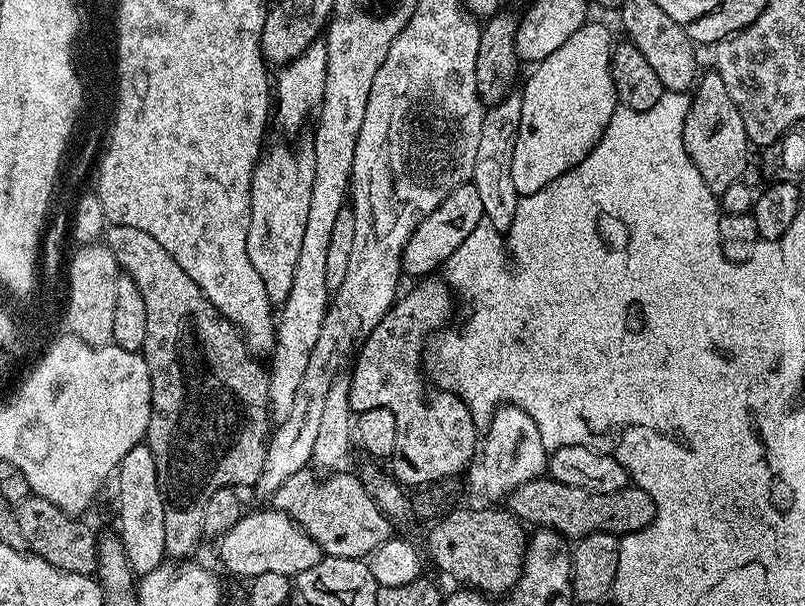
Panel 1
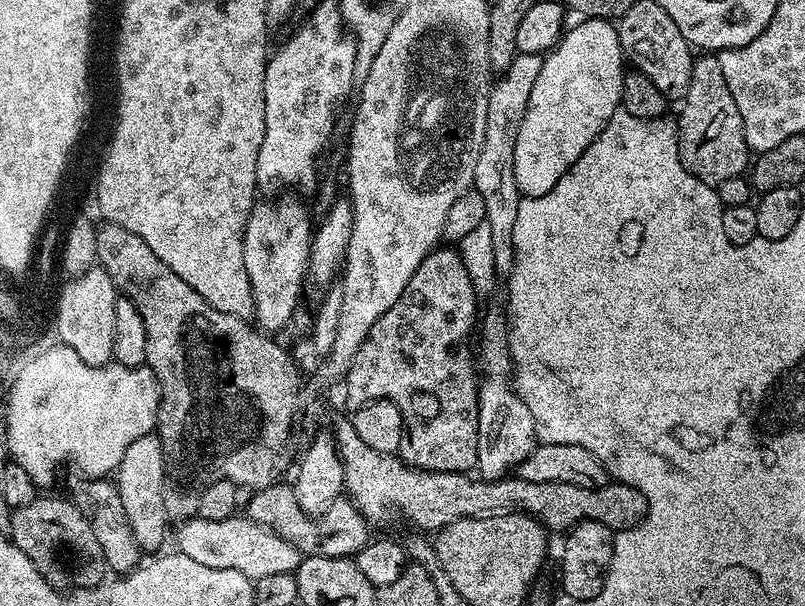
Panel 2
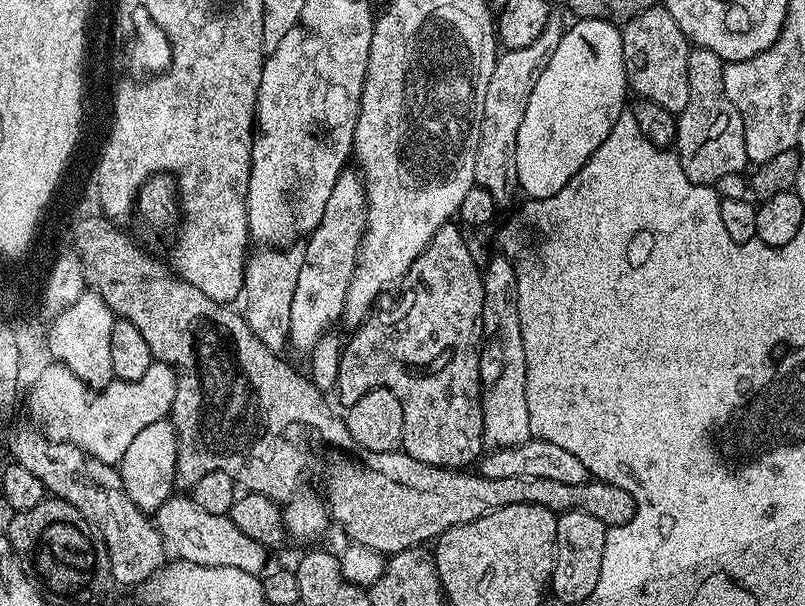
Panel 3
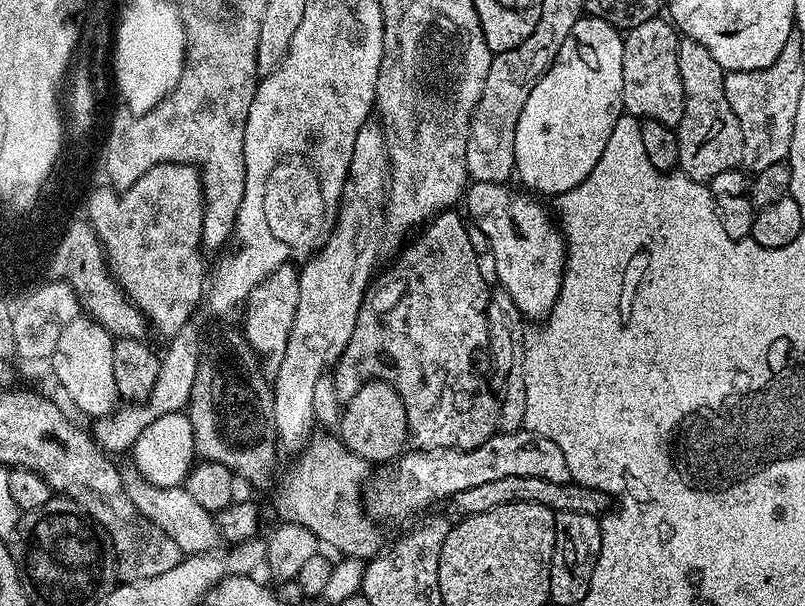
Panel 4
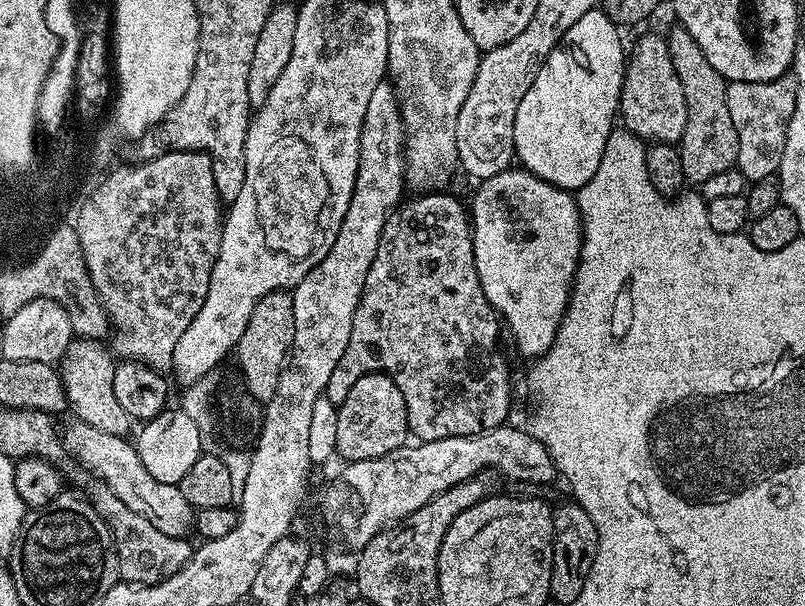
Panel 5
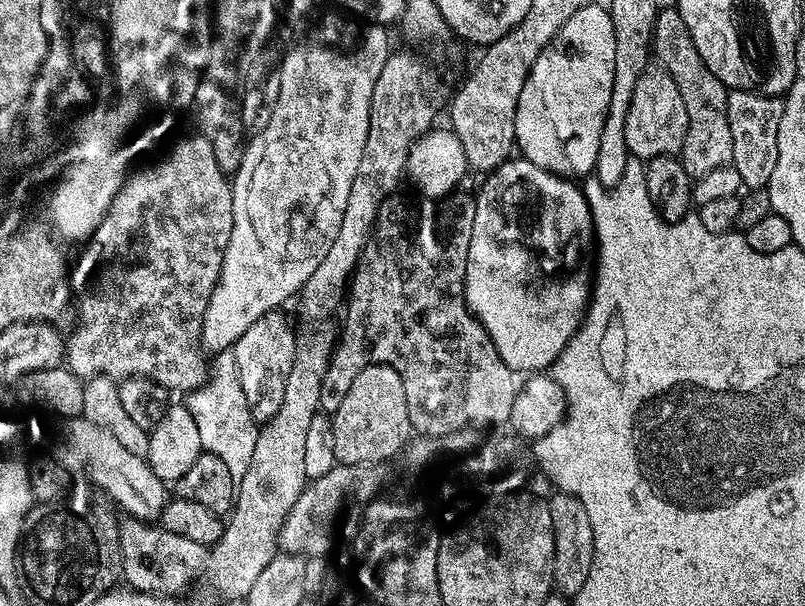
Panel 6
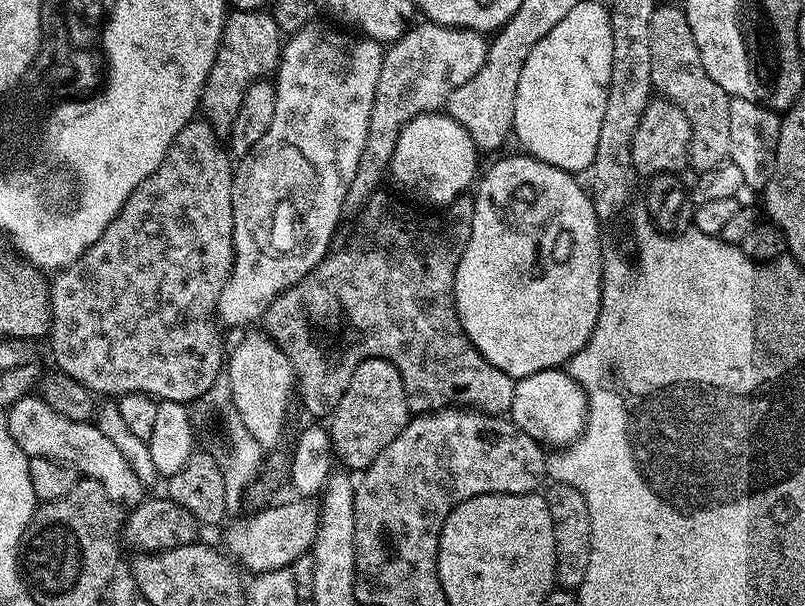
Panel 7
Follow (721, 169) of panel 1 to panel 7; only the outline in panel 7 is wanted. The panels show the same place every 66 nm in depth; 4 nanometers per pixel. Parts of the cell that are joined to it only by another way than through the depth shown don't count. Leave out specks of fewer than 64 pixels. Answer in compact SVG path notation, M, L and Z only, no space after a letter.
M657 3L654 15L650 18L650 74L652 75L652 87L661 97L670 99L684 111L686 118L690 122L690 142L688 143L688 162L693 173L702 170L710 170L713 166L718 166L718 162L727 160L730 157L730 97L726 90L722 90L722 86L718 86L718 82L714 82L714 78L710 78L710 74L706 74L706 66L702 66L702 54L698 54L698 42L694 42L694 30L690 30L690 22L686 18L683 7L679 3L664 4Z

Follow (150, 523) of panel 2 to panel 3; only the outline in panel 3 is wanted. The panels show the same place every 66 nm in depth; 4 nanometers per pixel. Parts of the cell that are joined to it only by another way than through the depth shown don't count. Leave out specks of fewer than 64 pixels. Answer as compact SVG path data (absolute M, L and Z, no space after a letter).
M171 419L150 422L146 430L141 430L130 442L126 454L122 454L119 462L122 486L126 486L126 494L130 494L130 502L134 502L145 514L154 514L173 495L176 483L176 431Z

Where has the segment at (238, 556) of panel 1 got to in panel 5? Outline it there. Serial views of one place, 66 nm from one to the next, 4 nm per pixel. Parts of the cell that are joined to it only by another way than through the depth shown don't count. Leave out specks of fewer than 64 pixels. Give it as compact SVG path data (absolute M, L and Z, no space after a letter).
M77 418L72 422L62 432L64 450L69 457L73 456L80 463L77 465L81 469L110 486L110 490L114 490L114 494L118 494L118 498L122 498L122 502L134 510L134 514L142 514L142 518L146 518L150 526L158 526L162 534L184 538L189 535L188 531L193 531L194 509L190 502L186 502L179 484L158 482L158 478L154 478L154 474L142 466L142 458L131 439L95 429Z

